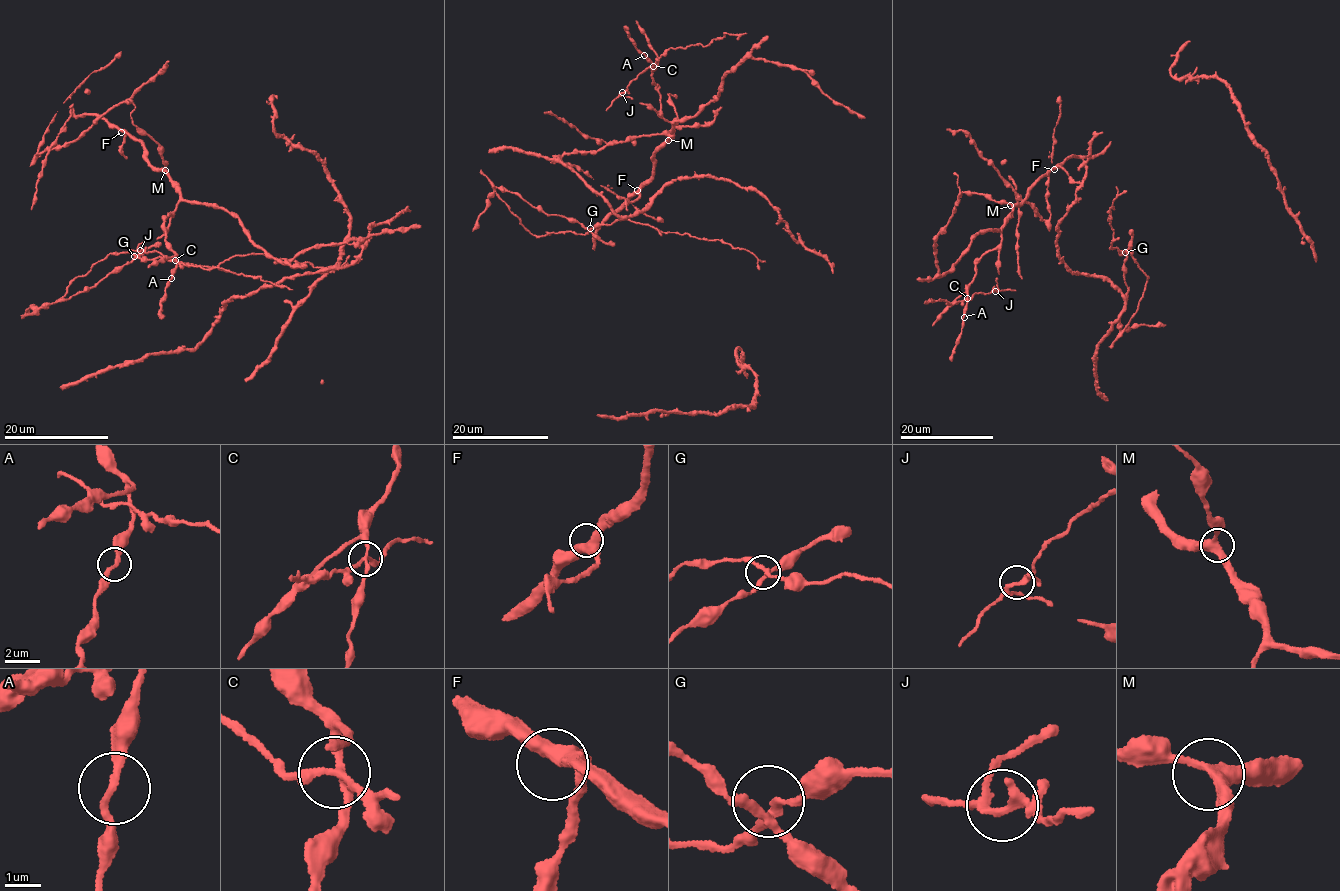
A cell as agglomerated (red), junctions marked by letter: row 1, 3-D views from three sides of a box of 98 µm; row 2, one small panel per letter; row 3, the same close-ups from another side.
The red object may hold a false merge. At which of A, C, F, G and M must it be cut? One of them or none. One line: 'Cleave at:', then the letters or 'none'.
Cleave at: C

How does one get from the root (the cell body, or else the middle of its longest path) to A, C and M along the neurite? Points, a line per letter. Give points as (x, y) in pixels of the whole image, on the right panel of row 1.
A: (1080, 183), (1054, 166), (1039, 178), (1023, 202), (1013, 206), (1002, 228), (1000, 243), (978, 261), (964, 317)
C: (1080, 183), (1059, 166), (1039, 178), (1028, 197), (1013, 206), (1002, 228), (1000, 243), (978, 261), (967, 298)
M: (1080, 183), (1059, 166), (1054, 166), (1039, 178), (1026, 199), (1010, 205)

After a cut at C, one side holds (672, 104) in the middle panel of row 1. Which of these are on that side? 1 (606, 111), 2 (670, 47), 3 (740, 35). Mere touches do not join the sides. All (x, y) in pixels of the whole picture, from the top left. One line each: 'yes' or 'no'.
1: no
2: no
3: no

